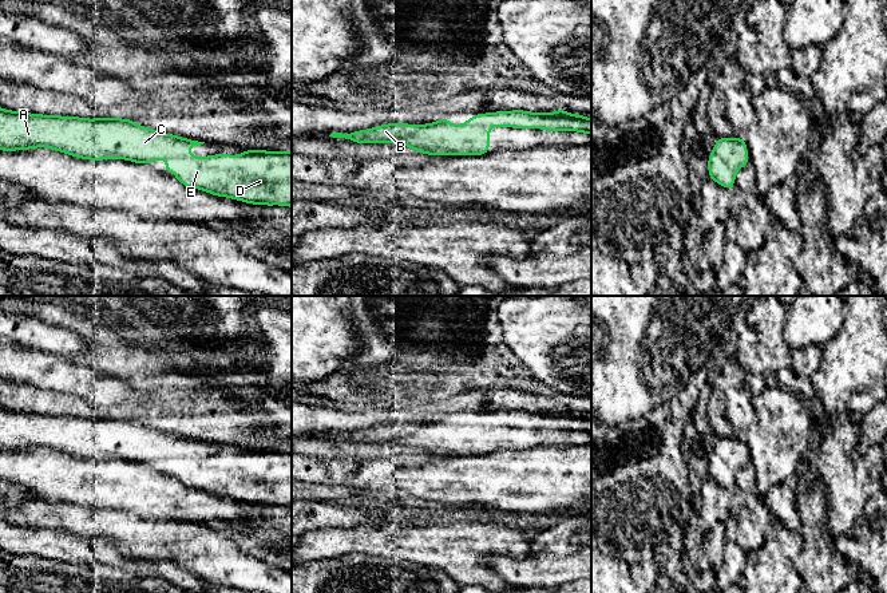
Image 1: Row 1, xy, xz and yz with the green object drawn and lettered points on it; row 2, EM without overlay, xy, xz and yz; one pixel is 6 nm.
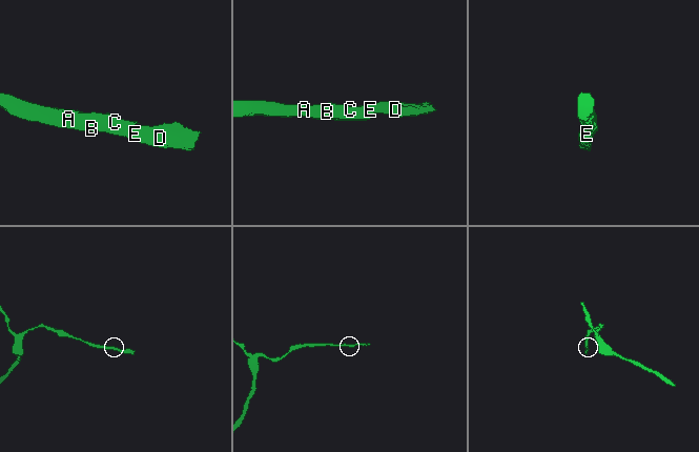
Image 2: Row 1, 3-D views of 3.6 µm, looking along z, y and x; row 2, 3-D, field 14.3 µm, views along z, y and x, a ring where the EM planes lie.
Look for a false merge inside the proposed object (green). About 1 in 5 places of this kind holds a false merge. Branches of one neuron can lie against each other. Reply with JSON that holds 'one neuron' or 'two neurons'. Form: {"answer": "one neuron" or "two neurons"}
{"answer": "one neuron"}

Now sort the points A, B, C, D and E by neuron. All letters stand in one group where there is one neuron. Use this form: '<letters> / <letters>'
A B C D E

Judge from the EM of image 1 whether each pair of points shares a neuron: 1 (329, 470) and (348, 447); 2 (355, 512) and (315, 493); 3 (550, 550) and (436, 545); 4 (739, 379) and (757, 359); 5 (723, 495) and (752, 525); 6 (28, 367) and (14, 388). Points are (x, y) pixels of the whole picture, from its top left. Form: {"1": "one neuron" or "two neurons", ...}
{"1": "two neurons", "2": "two neurons", "3": "two neurons", "4": "two neurons", "5": "two neurons", "6": "two neurons"}

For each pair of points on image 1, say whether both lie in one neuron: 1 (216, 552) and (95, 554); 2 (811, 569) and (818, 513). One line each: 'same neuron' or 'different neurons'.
1: different neurons
2: same neuron

